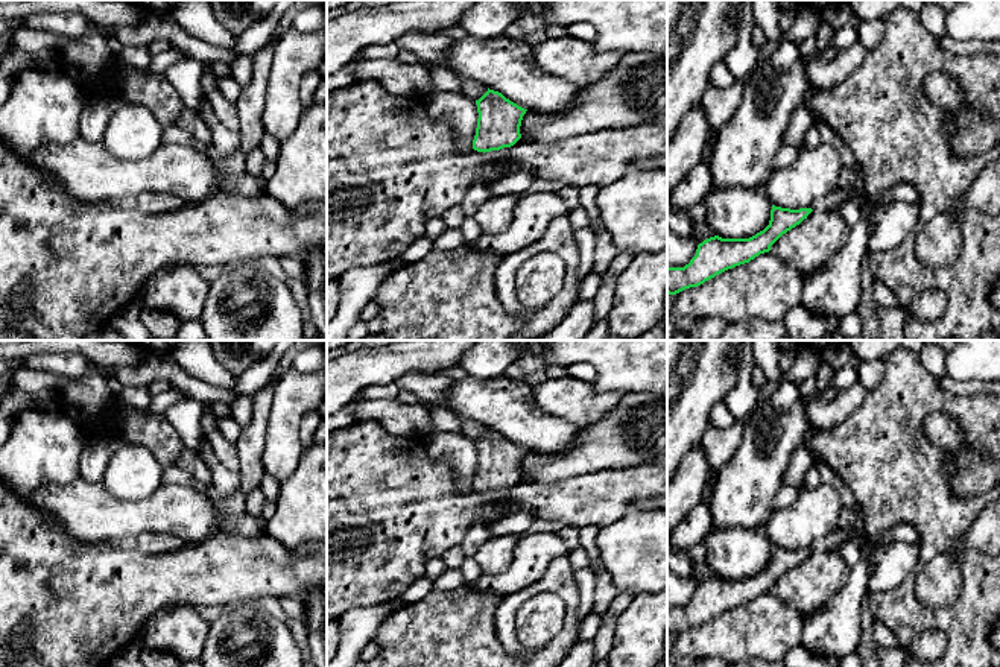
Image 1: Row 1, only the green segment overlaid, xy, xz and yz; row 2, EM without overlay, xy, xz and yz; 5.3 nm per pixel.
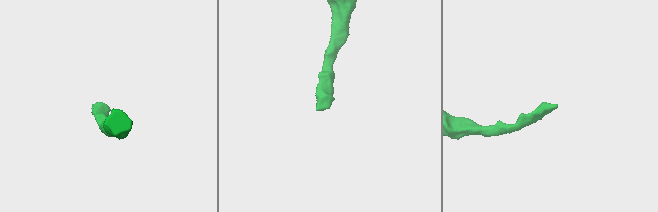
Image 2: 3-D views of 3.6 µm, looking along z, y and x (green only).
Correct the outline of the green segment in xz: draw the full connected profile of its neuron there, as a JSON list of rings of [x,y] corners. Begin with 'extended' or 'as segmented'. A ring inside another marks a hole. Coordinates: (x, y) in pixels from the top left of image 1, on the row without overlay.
extended | [[[489,428],[476,445],[479,459],[473,489],[488,501],[506,500],[508,489],[521,479],[520,466],[527,450]]]

